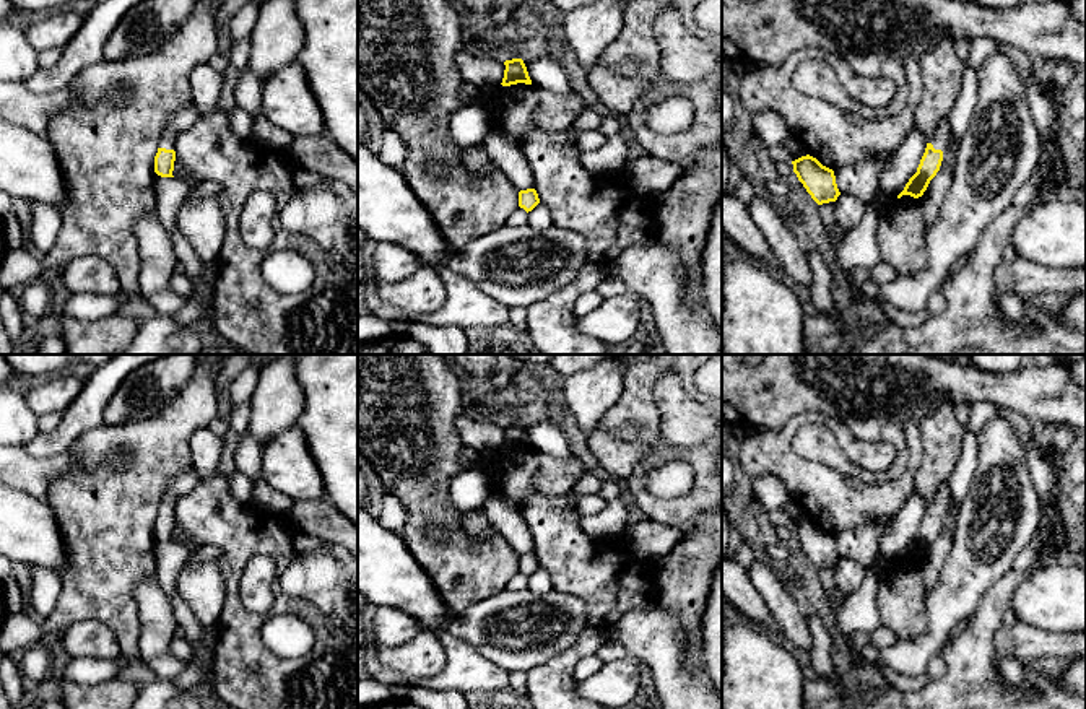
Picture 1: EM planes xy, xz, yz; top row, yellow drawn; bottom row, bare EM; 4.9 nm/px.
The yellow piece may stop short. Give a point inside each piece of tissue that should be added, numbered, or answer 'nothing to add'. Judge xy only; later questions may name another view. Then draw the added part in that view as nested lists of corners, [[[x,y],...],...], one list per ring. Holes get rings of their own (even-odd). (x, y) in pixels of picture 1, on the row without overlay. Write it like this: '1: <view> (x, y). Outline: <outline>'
1: xy (186, 482). Outline: [[[193,465],[177,475],[161,499],[159,512],[174,514],[177,499],[189,494],[198,485],[198,481],[200,476]]]

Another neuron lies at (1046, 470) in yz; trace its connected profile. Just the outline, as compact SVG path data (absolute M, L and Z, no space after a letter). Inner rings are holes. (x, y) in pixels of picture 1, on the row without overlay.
M1034 434L1023 447L1040 509L1052 507L1058 514L1057 494L1062 483L1062 460L1052 454L1049 442L1040 444Z

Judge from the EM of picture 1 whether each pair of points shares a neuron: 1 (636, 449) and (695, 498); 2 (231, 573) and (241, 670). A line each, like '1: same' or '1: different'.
1: different
2: same

